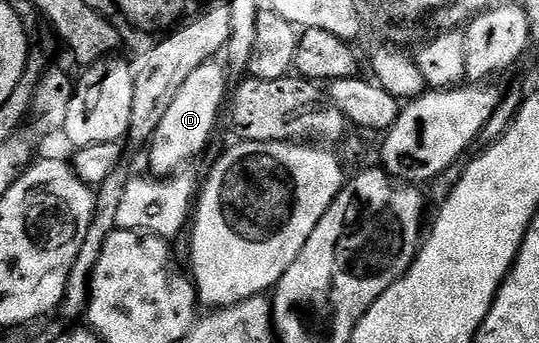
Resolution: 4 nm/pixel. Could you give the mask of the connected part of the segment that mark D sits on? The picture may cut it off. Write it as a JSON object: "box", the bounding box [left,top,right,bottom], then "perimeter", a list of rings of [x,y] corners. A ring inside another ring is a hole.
{"box":[149,60,229,179],"perimeter":[[[212,60],[201,64],[201,68],[197,68],[197,72],[193,72],[193,76],[189,76],[189,80],[185,80],[185,85],[177,91],[177,97],[173,100],[173,105],[165,111],[165,117],[162,118],[161,124],[157,124],[157,132],[149,143],[149,170],[152,175],[158,176],[160,179],[170,178],[173,174],[178,174],[187,166],[207,145],[211,142],[211,137],[215,134],[215,125],[219,122],[219,113],[224,113],[225,103],[229,98],[229,90],[227,94],[227,82],[229,83],[229,70],[222,61]]]}

